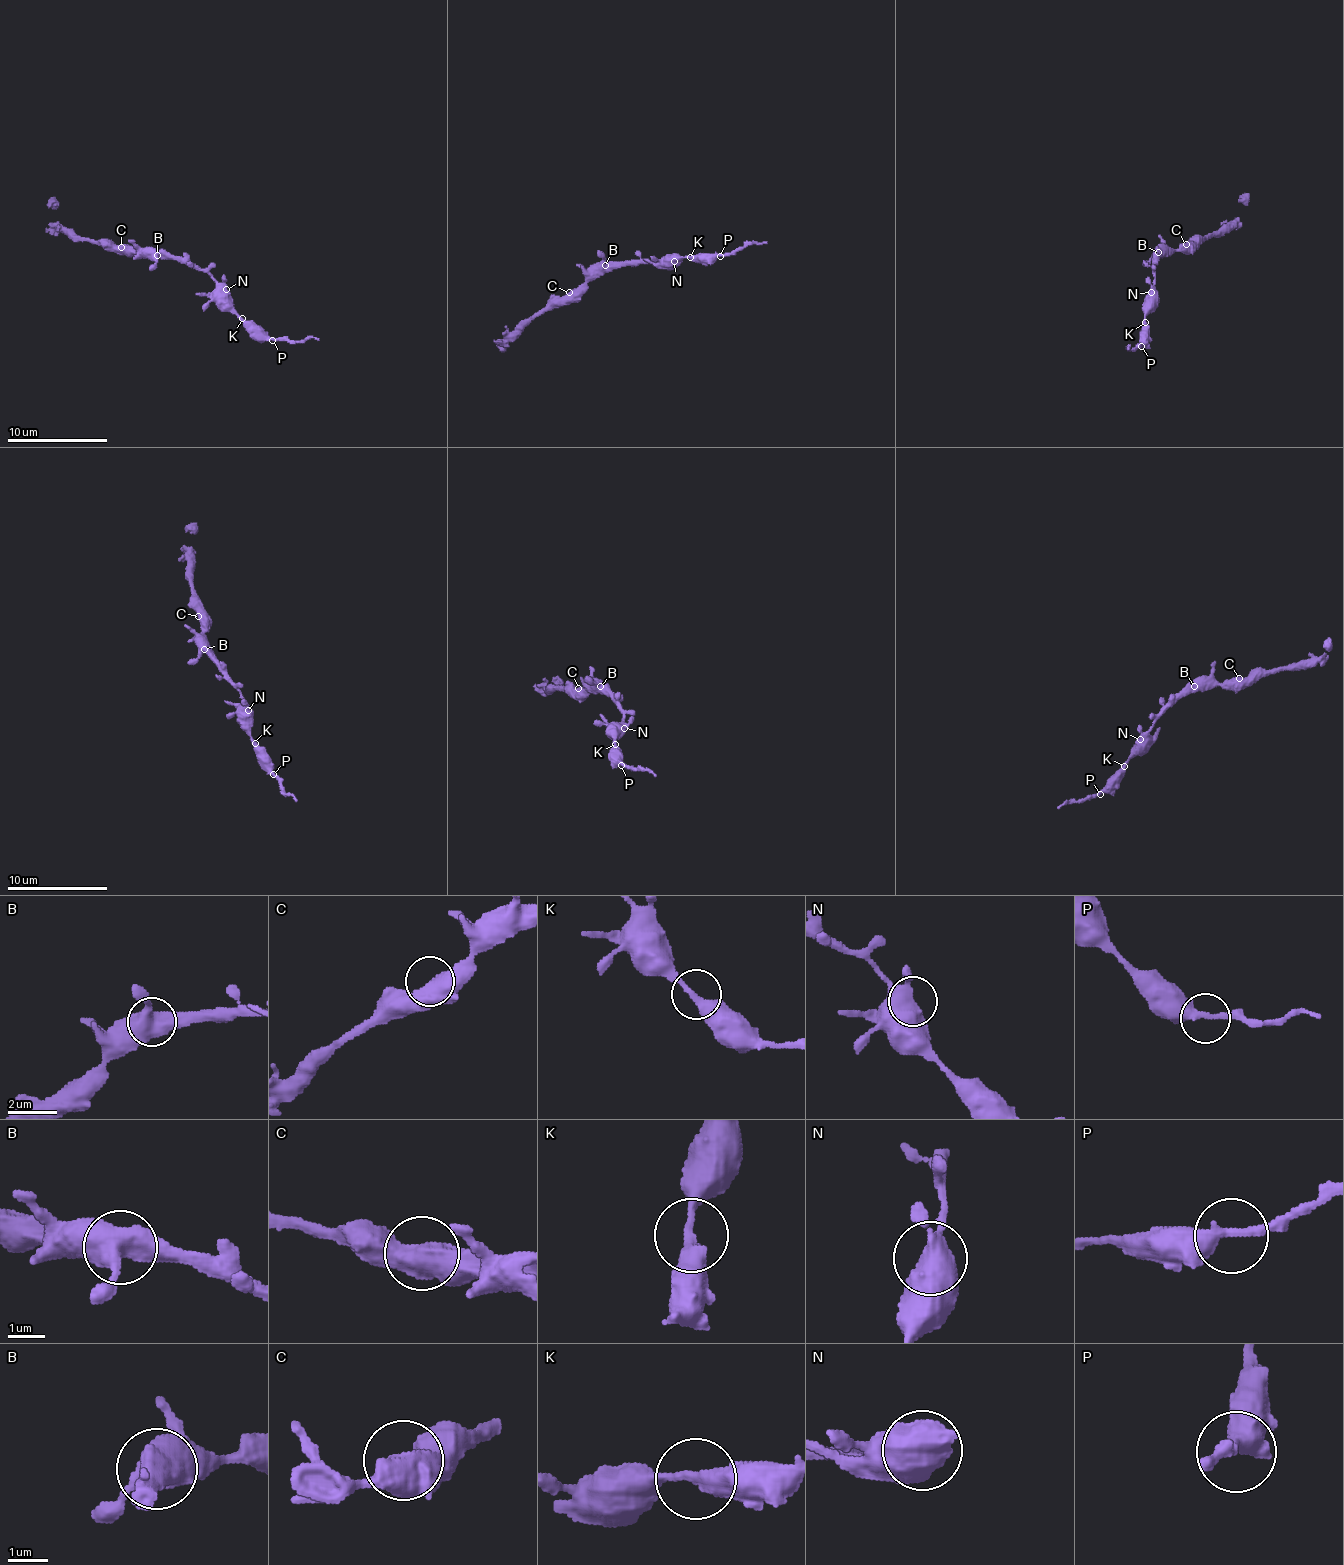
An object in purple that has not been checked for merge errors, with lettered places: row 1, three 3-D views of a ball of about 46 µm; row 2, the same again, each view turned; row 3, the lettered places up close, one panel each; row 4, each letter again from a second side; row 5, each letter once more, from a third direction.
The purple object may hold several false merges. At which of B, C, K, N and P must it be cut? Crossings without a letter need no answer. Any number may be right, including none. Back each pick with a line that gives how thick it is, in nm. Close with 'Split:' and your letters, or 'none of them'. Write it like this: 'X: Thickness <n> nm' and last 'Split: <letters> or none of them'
Split: none of them

